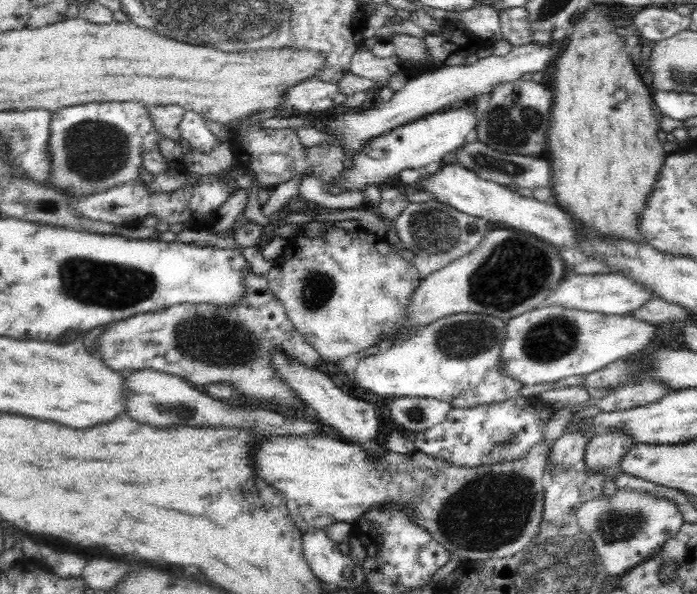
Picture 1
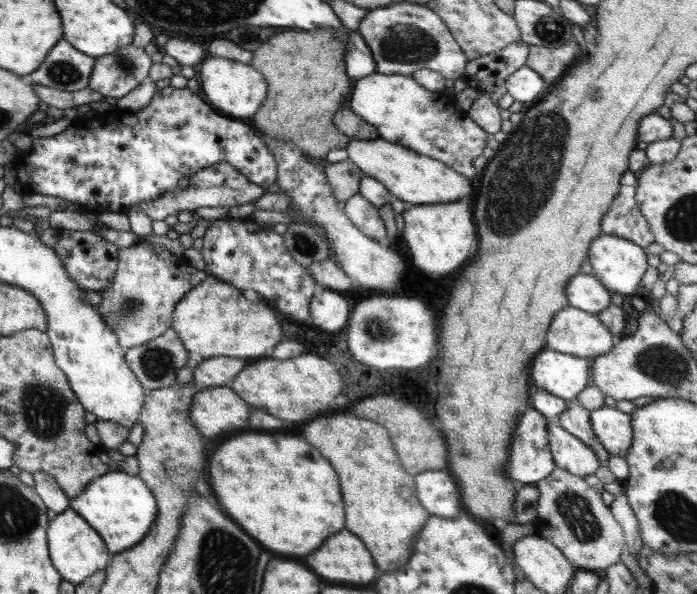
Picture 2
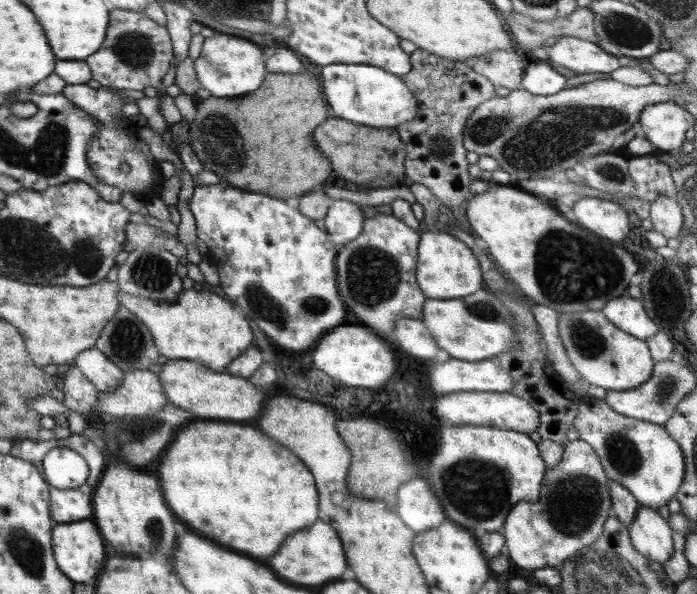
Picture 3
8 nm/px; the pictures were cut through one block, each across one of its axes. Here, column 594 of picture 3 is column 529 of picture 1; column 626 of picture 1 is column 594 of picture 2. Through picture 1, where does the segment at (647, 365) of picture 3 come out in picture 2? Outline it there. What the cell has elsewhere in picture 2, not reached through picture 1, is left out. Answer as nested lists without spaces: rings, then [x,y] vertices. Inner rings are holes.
[[[567,305],[553,315],[544,348],[592,360],[609,352],[614,343],[612,334],[596,315]]]

